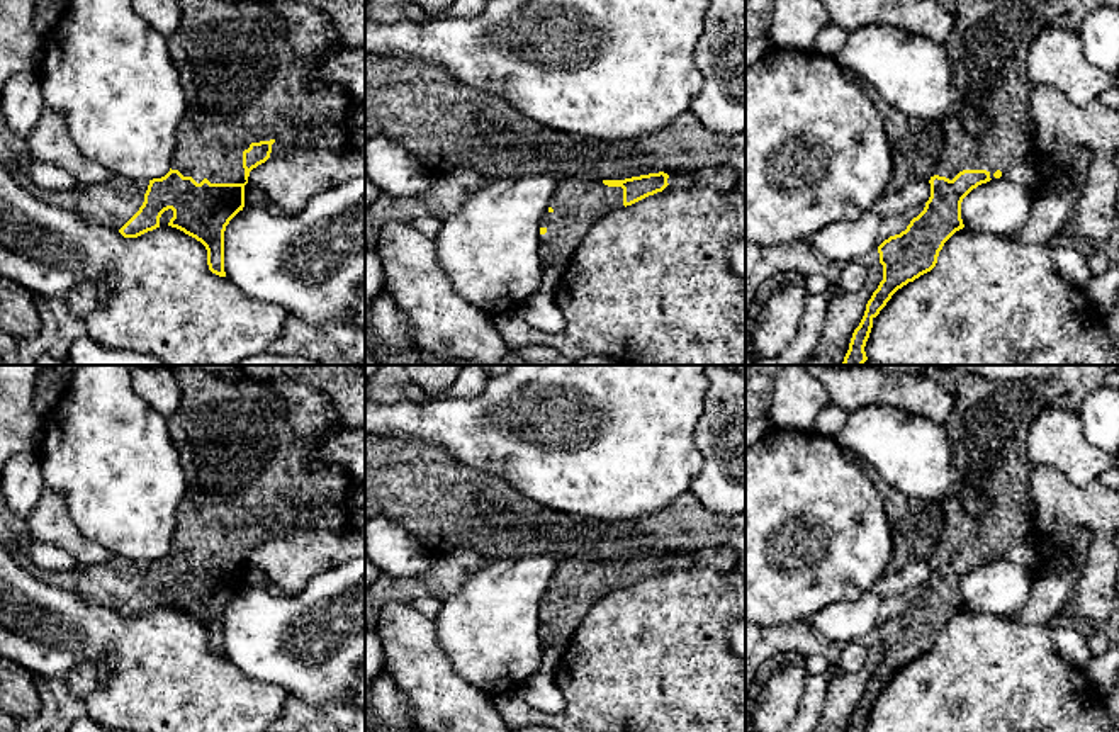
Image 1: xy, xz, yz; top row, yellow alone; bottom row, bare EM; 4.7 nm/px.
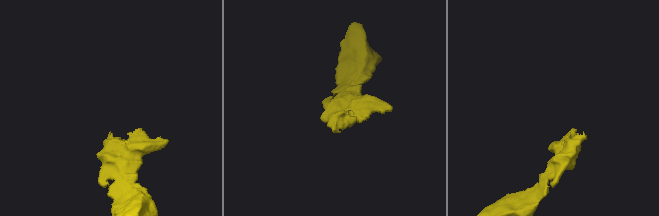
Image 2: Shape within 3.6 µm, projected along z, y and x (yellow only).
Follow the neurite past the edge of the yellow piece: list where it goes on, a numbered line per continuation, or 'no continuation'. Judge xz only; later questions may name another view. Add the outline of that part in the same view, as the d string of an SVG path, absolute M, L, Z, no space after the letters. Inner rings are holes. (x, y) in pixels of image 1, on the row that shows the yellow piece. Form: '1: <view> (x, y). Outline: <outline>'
1: xz (578, 204). Outline: M562 178L557 180L548 207L554 211L547 212L542 221L542 228L545 228L547 233L540 234L540 256L543 270L554 265L565 267L581 241L586 238L588 231L604 216L625 207L623 189L608 187L603 180Z

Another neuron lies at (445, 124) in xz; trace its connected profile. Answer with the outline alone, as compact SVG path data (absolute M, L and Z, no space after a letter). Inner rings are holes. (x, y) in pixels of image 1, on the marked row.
M365 53L365 144L385 138L413 155L430 175L440 178L455 170L474 170L489 178L548 177L552 180L625 180L664 172L679 178L705 166L732 166L739 173L735 187L745 189L745 131L727 134L703 126L686 110L669 127L628 139L603 139L576 132L562 132L520 112L504 99L457 80L447 68L408 56L375 56Z

